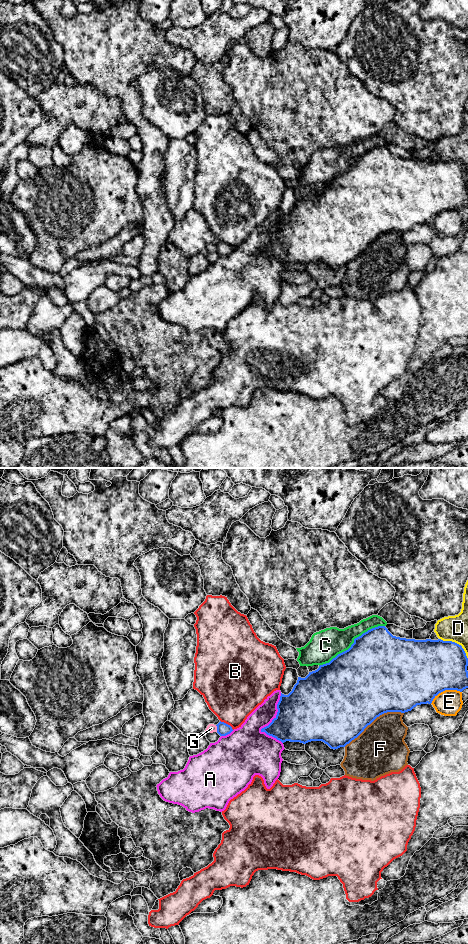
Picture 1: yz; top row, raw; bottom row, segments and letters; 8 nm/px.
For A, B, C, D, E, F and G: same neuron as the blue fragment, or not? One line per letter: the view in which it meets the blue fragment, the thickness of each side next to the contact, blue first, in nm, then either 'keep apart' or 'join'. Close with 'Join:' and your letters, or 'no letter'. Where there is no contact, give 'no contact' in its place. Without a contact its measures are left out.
A: contact in yz; calibres 380 and 320 nm; keep apart
B: contact in yz; calibres 110 and 420 nm; keep apart
C: contact in yz; calibres 500 and 240 nm; keep apart
D: contact in yz; calibres 420 and 200 nm; keep apart
E: contact in yz; calibres 480 and 200 nm; keep apart
F: contact in yz; calibres 500 and 400 nm; keep apart
G: contact in yz; calibres 110 and 70 nm; join
Join: G

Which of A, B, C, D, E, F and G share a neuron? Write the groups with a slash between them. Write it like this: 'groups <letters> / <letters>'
groups A / B / C / D / E / F / G

